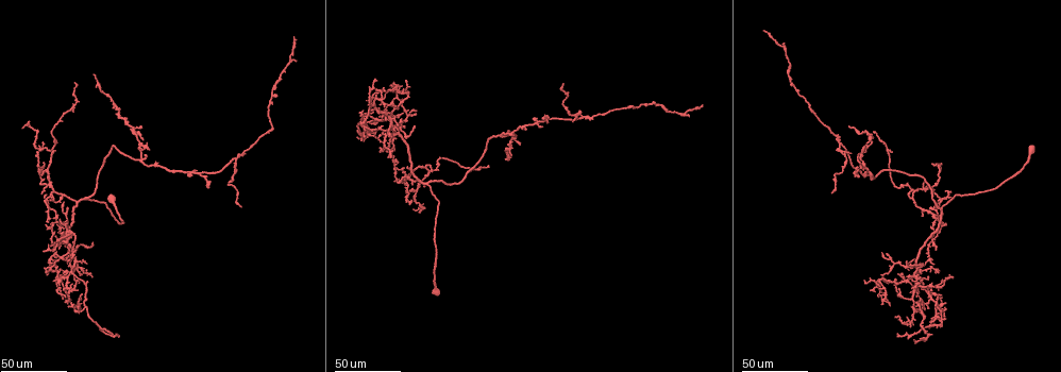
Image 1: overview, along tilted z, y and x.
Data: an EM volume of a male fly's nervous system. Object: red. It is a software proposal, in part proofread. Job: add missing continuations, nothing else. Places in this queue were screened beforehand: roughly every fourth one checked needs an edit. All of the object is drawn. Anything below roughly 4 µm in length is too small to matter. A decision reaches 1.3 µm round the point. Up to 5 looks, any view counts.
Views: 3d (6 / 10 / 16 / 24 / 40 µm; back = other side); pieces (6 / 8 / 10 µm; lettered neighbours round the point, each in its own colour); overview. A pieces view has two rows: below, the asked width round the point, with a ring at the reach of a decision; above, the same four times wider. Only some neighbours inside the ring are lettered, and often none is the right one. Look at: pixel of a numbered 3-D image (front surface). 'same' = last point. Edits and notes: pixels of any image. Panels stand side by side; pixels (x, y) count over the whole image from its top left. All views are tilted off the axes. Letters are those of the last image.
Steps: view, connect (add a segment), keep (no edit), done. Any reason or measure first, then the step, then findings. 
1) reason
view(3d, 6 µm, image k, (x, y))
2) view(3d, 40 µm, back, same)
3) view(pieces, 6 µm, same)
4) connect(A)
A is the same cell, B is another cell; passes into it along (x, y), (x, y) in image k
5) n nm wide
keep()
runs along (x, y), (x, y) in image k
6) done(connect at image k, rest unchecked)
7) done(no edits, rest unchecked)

view(3d, 40 µm, image 1, (402, 113))

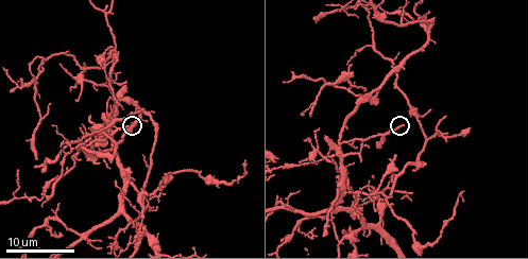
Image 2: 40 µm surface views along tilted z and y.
view(pieces, 6 µm, image 2, (404, 126))

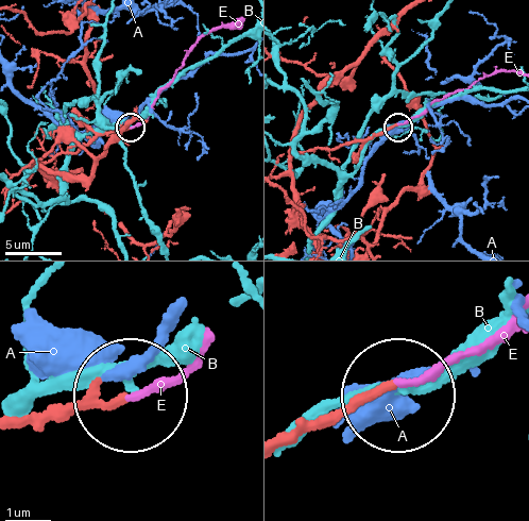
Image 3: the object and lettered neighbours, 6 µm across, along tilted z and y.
150 nm wide
connect(E)
E is the same cell, A and B are other cells; passes into it along (27, 421), (151, 392), (201, 362) in image 3; the neuron continues

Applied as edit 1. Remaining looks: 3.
view(overview)

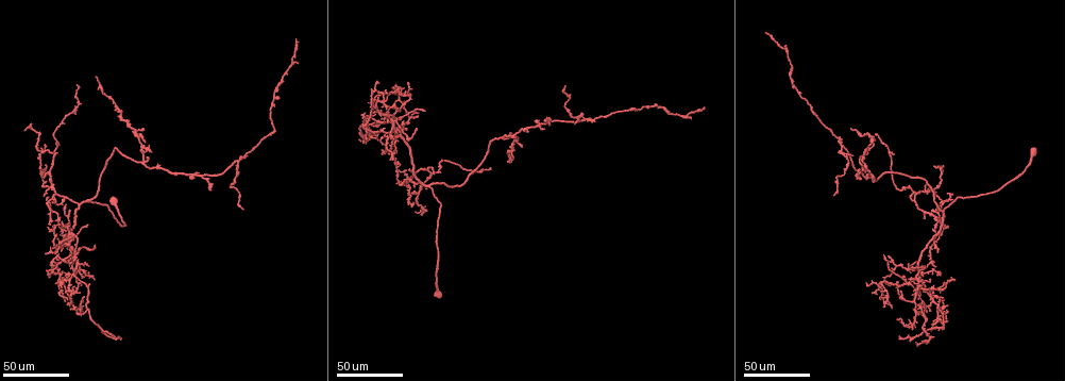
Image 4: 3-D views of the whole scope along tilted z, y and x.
tapers out
view(3d, 24 µm, image 4, (49, 232))

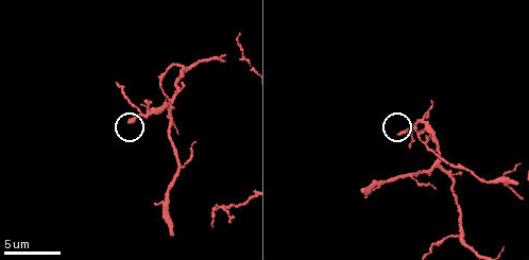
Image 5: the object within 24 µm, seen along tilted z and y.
view(pieces, 8 µm, image 5, (401, 135))

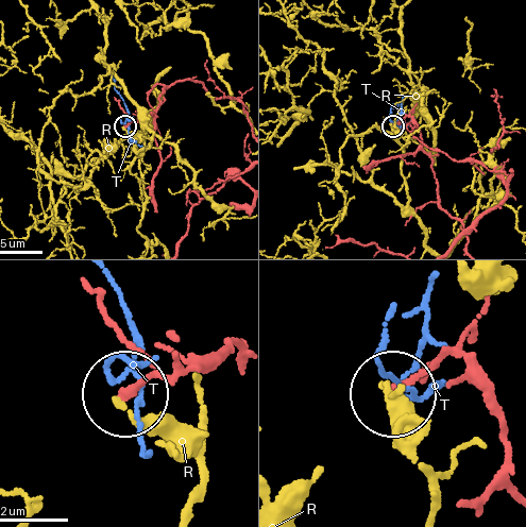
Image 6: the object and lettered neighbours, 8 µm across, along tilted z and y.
190 nm wide
keep()
R and T are other cells; runs along (238, 349), (227, 344), (197, 368), (158, 375), (124, 396) in image 6; none of them fits

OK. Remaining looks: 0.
done(connect at image 3, rest unchecked)

